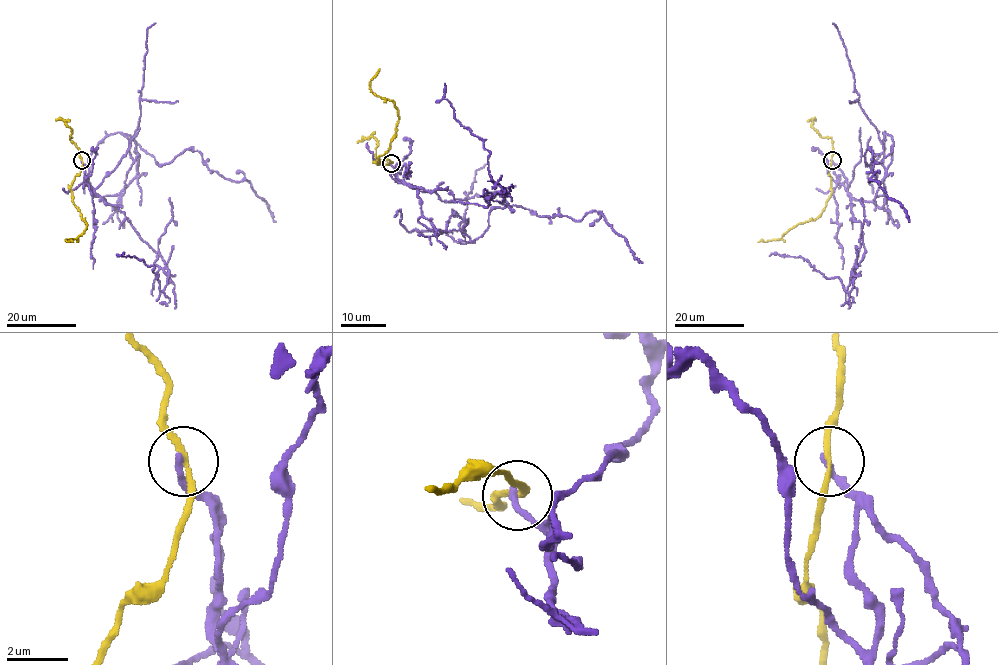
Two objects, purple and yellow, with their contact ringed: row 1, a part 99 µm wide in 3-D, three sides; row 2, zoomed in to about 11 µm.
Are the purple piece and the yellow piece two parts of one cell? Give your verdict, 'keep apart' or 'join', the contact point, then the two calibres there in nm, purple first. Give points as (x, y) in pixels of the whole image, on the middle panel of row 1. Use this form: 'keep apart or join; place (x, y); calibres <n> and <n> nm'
keep apart; place (391, 163); calibres 240 and 160 nm

